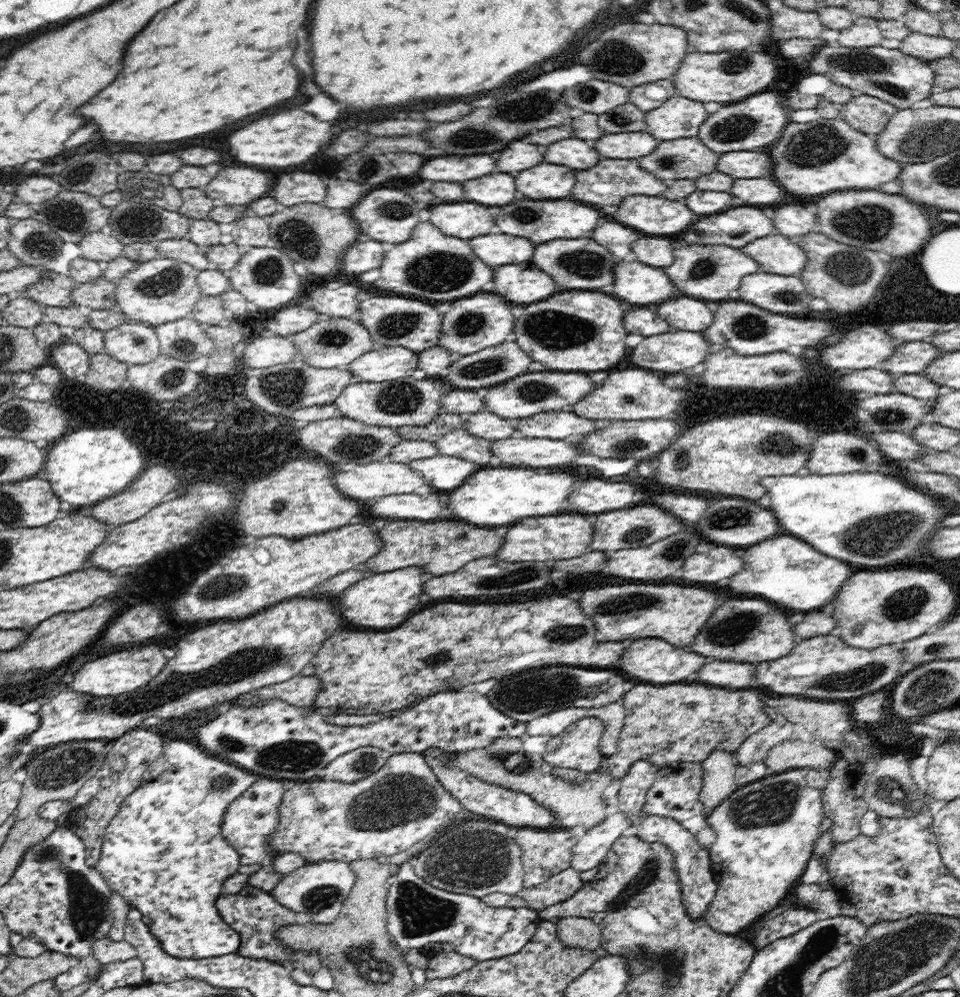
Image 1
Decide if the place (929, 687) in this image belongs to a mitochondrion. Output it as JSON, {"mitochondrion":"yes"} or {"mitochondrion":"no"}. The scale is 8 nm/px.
{"mitochondrion":"yes"}

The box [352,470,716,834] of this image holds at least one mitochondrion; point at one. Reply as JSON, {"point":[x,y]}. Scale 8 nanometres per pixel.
{"point":[524,695]}

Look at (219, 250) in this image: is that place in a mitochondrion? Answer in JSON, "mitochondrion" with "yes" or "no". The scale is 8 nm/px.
{"mitochondrion":"no"}

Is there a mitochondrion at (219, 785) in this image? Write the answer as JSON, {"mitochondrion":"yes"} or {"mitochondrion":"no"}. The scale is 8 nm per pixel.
{"mitochondrion":"yes"}

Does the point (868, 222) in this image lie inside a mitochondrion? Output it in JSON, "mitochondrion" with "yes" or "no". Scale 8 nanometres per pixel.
{"mitochondrion":"yes"}

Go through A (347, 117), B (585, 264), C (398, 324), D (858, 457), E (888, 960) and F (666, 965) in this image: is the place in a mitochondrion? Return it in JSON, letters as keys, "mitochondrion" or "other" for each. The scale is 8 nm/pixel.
{"A":"other","B":"mitochondrion","C":"mitochondrion","D":"mitochondrion","E":"mitochondrion","F":"mitochondrion"}

